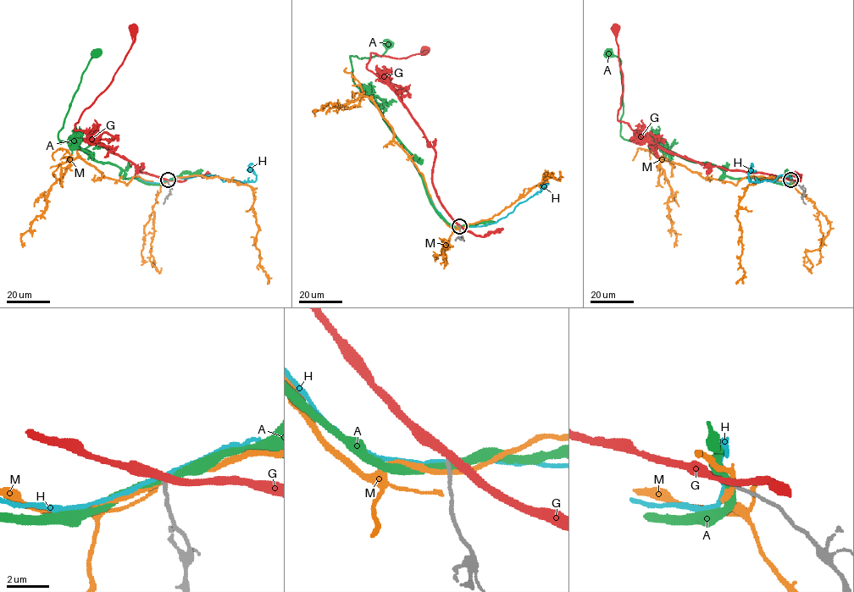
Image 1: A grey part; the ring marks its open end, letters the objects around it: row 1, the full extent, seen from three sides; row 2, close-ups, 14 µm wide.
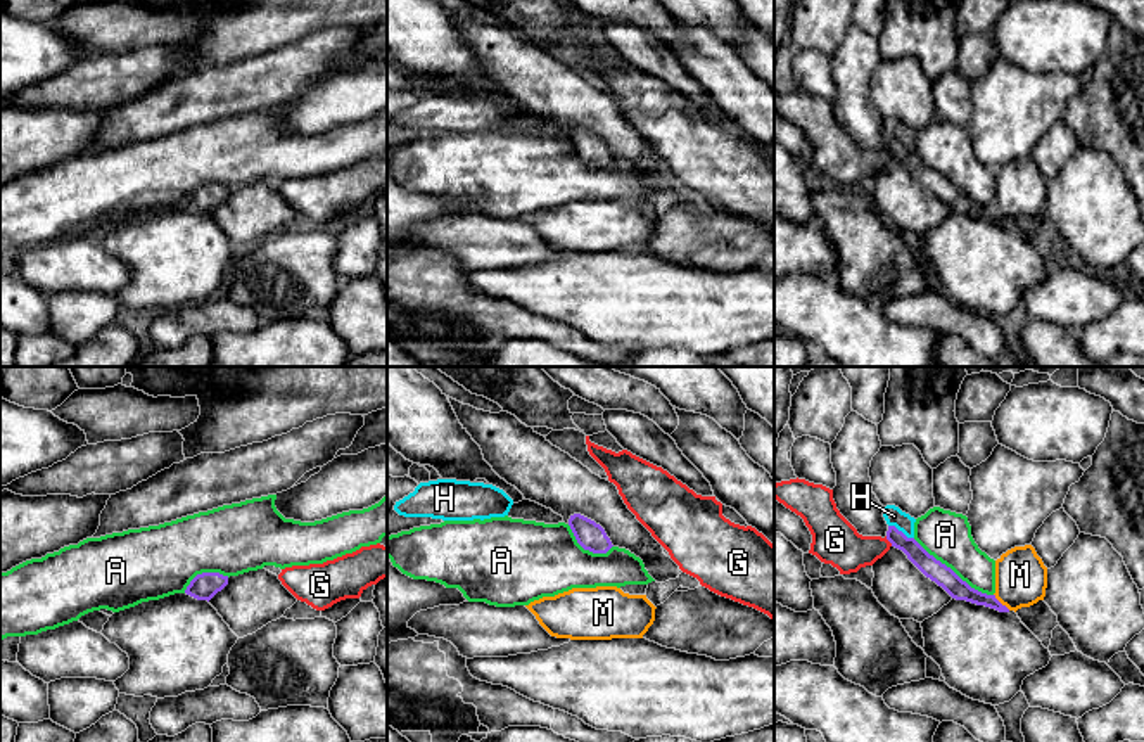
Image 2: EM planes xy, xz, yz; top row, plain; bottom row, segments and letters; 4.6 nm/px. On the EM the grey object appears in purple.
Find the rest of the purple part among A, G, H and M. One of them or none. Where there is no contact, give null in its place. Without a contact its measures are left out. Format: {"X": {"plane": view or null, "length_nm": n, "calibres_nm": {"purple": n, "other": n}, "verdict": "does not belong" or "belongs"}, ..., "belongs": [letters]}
{"A": {"plane": "yz", "length_nm": 460, "calibres_nm": {"purple": 100, "other": 220}, "verdict": "does not belong"}, "G": {"plane": "yz", "length_nm": 60, "calibres_nm": {"purple": 90, "other": 220}, "verdict": "does not belong"}, "H": {"plane": "yz", "length_nm": 140, "calibres_nm": {"purple": 90, "other": 90}, "verdict": "does not belong"}, "M": {"plane": "yz", "length_nm": 110, "calibres_nm": {"purple": 90, "other": 240}, "verdict": "does not belong"}, "belongs": []}

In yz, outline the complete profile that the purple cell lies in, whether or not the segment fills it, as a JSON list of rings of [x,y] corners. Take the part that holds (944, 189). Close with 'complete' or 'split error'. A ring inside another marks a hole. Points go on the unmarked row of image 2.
[[[852,22],[831,55],[831,76],[836,85],[833,112],[840,126],[859,147],[887,150],[892,159],[902,163],[926,190],[942,199],[952,211],[1009,225],[995,208],[971,201],[950,180],[930,168],[914,150],[907,150],[895,138],[887,137],[883,118],[873,106],[869,90],[871,73],[880,61],[878,38]]]; split error

